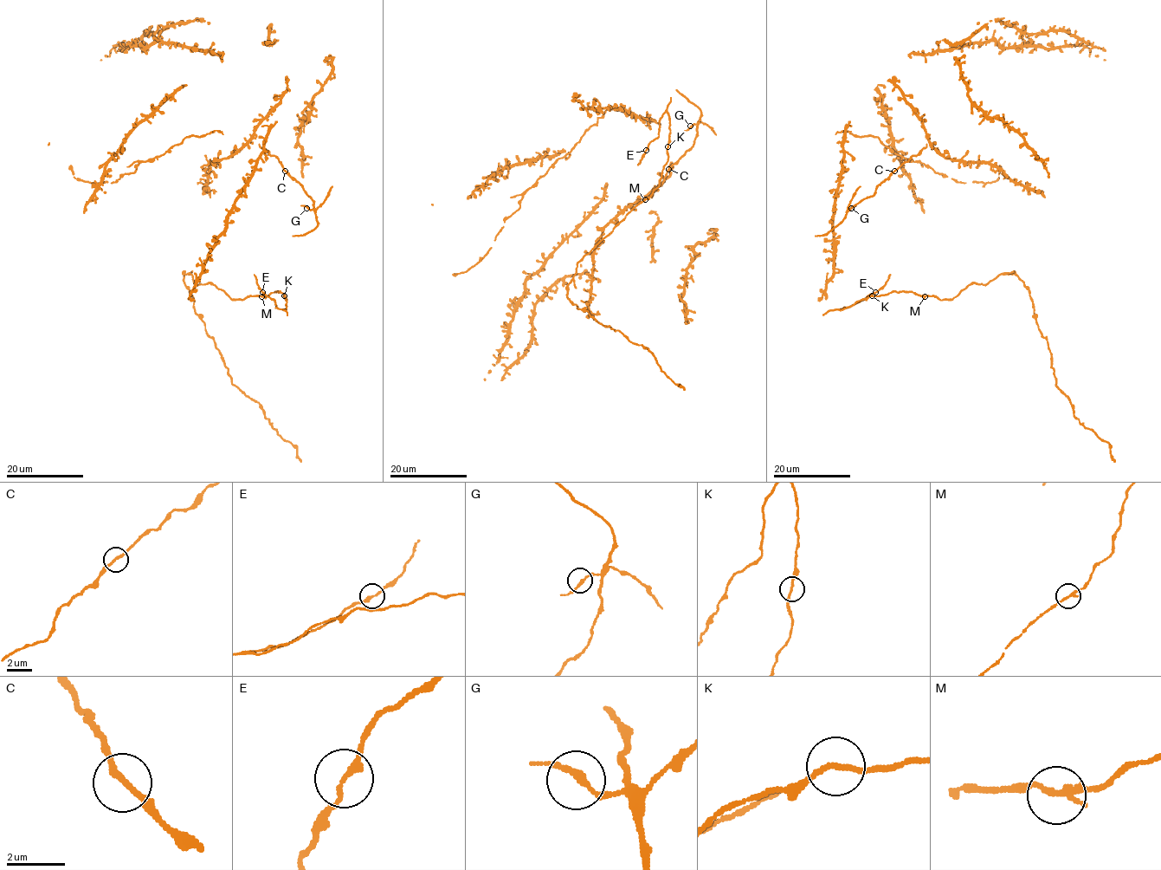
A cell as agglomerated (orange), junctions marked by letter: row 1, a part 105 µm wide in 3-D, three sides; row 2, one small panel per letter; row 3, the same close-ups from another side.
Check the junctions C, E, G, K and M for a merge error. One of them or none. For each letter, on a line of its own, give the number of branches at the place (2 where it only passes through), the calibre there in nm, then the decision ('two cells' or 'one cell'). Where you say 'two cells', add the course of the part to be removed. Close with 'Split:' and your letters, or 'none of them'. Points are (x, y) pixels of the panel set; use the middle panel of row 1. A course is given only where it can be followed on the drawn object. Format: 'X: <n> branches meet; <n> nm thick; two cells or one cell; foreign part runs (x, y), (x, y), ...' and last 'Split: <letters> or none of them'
C: 2 branches meet; 200 nm thick; one cell
E: 2 branches meet; 200 nm thick; one cell
G: 2 branches meet; 200 nm thick; one cell
K: 2 branches meet; 170 nm thick; one cell
M: 2 branches meet; 200 nm thick; one cell
Split: none of them

